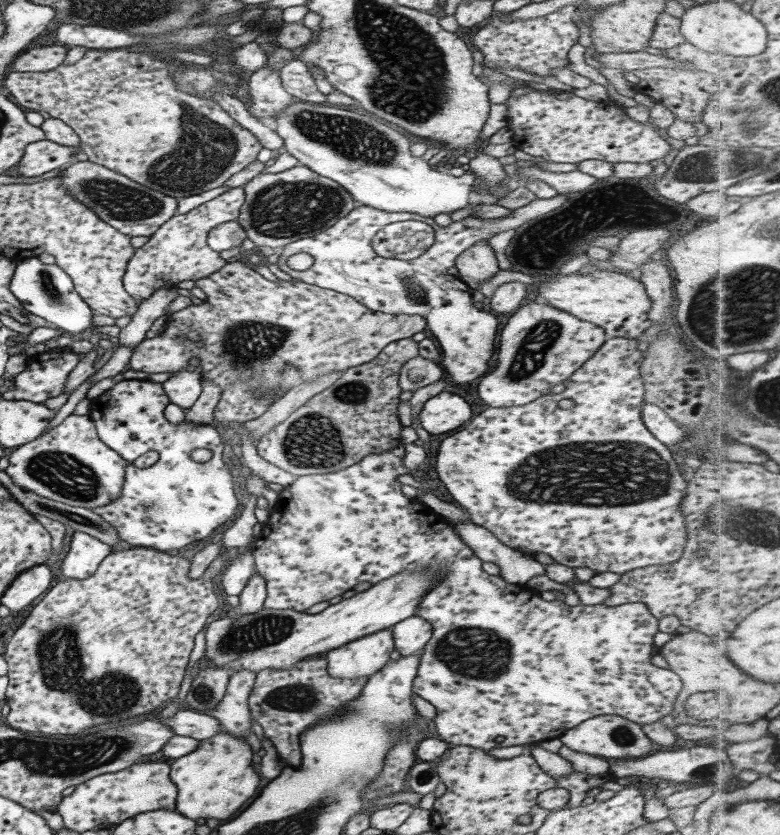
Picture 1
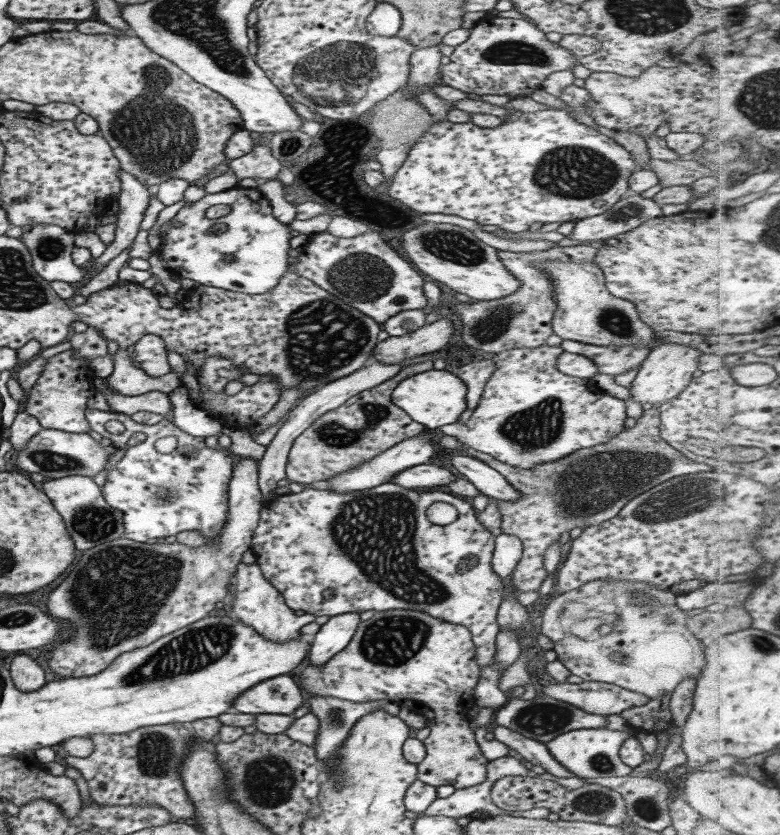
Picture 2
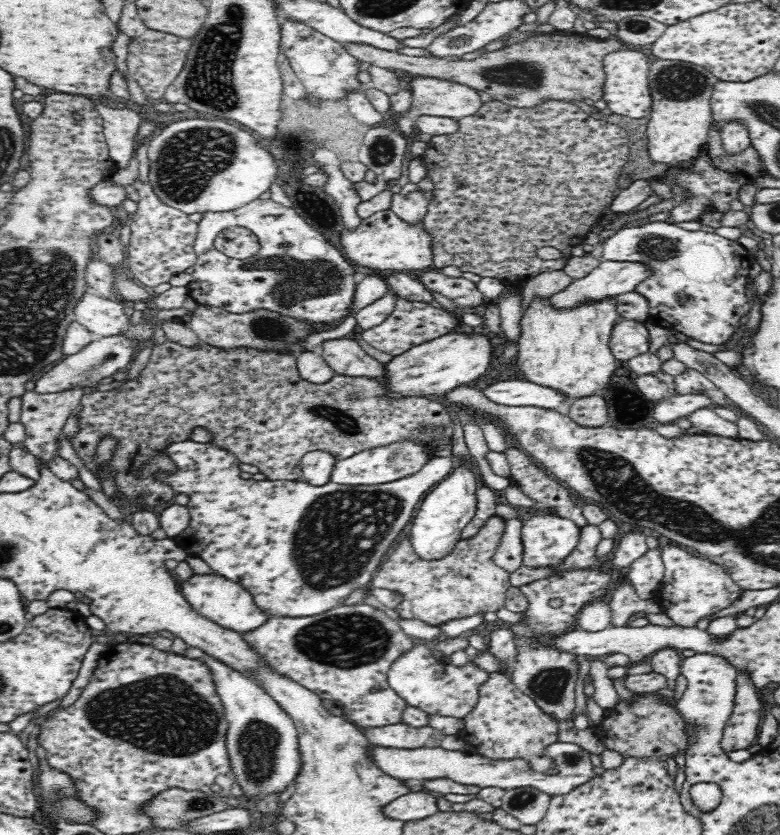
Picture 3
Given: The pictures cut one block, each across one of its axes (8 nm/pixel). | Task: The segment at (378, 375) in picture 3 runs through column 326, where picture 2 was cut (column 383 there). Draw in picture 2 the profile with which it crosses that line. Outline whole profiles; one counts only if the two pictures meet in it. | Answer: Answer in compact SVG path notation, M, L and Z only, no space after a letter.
M439 316L433 323L423 325L417 331L390 336L378 342L373 348L372 362L383 365L399 364L425 353L433 353L443 349L453 335L453 327L447 317Z

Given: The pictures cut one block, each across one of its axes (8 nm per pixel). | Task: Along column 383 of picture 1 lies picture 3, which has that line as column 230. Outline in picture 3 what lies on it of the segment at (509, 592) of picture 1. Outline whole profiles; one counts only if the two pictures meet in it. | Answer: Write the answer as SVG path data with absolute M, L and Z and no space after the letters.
M183 440L180 442L171 442L167 446L165 452L171 458L174 472L172 475L164 475L161 473L159 481L170 484L171 488L176 493L184 493L188 495L189 502L187 504L190 511L190 524L188 528L181 532L176 538L178 546L182 550L187 551L189 554L196 554L201 556L212 568L214 573L222 574L224 577L240 583L250 594L253 596L253 601L256 607L266 615L266 617L306 617L316 616L316 614L323 614L328 610L337 608L344 605L346 598L358 588L358 586L365 586L370 582L376 568L380 566L380 558L388 552L388 548L392 546L392 542L398 538L398 532L410 522L416 506L420 504L422 496L426 496L426 493L436 486L440 481L444 480L453 471L454 458L449 456L434 456L432 457L424 467L416 474L410 477L402 478L401 480L388 482L386 484L374 485L374 486L346 486L340 484L334 484L332 481L323 484L322 486L316 486L309 482L299 482L290 480L262 480L262 482L256 482L256 480L242 480L240 478L240 465L242 464L238 457L234 453L228 451L224 447L218 447L212 442L201 443L194 442L193 440Z

